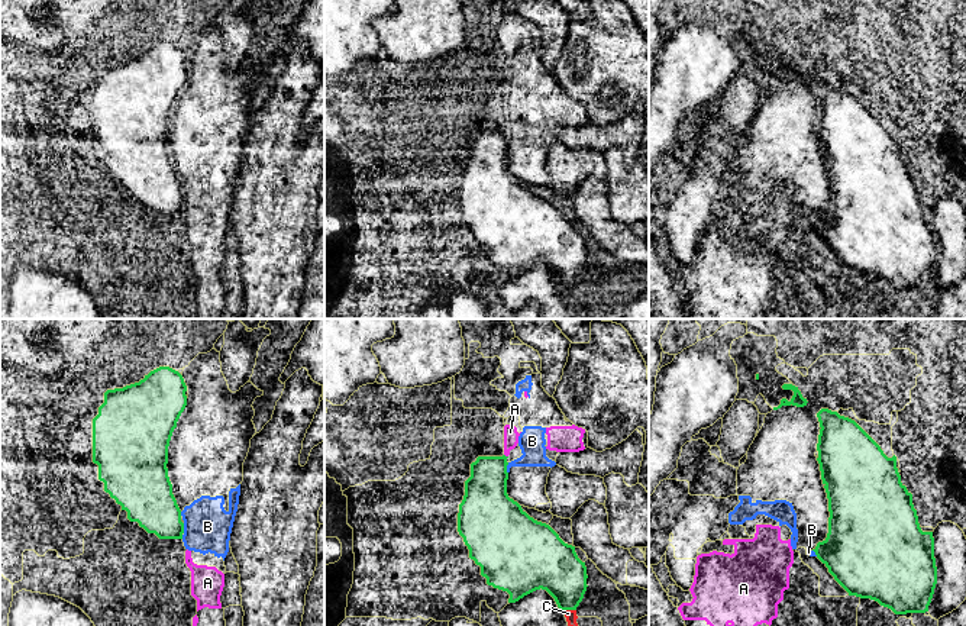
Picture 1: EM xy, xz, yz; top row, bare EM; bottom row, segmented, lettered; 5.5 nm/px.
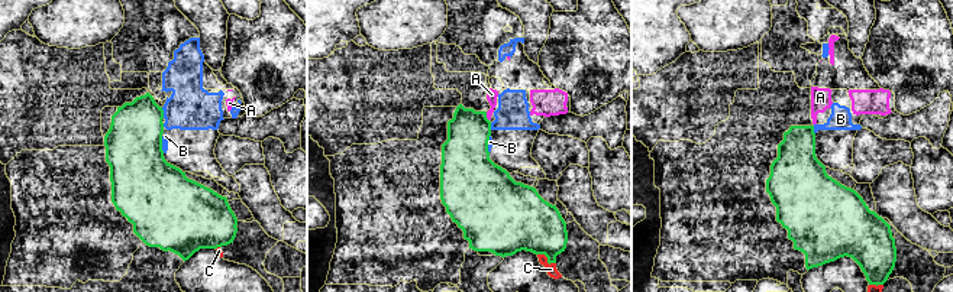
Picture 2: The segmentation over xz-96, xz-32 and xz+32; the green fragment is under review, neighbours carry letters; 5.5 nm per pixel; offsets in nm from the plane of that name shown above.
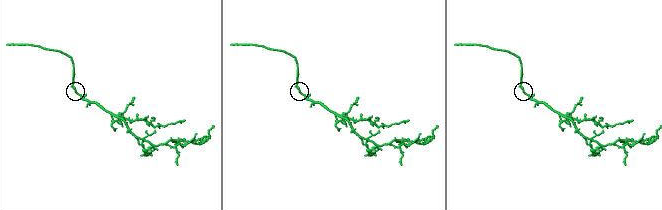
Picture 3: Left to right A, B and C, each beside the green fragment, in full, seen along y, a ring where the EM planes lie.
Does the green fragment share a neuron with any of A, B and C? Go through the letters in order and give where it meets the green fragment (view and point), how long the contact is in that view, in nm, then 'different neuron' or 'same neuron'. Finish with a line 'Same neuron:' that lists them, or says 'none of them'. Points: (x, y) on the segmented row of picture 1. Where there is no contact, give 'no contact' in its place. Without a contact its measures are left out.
A: meets green in xz at (504, 455); contact 30 nm long; different neuron
B: meets green in xz at (506, 468); contact 60 nm long; different neuron
C: meets green in xz at (569, 609); contact 70 nm long; different neuron
Same neuron: none of them

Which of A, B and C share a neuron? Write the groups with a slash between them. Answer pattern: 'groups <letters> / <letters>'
groups A B / C

